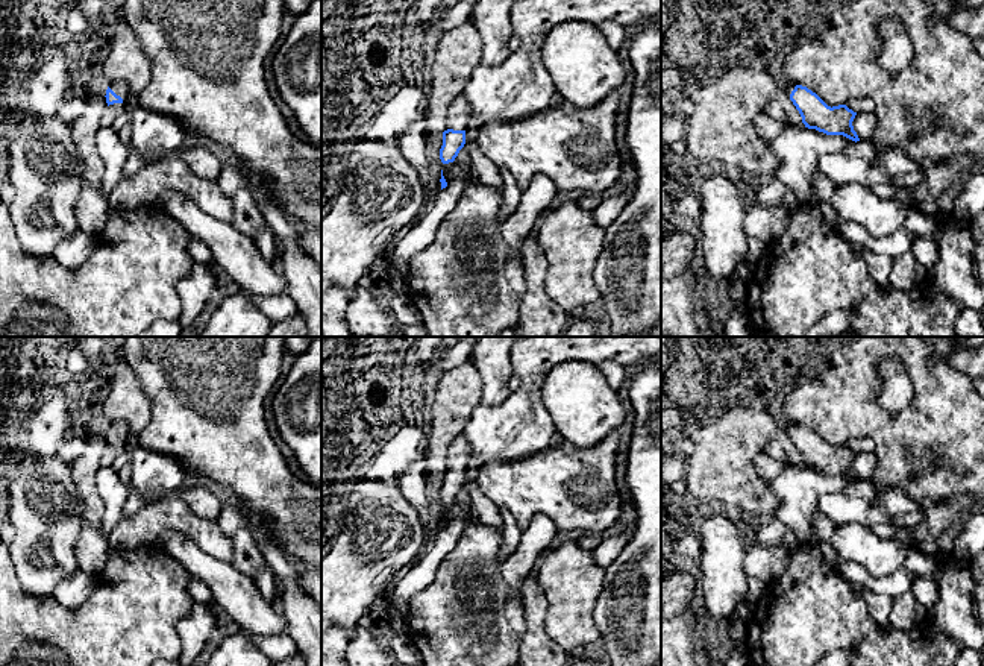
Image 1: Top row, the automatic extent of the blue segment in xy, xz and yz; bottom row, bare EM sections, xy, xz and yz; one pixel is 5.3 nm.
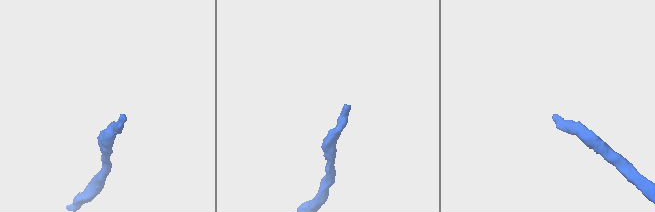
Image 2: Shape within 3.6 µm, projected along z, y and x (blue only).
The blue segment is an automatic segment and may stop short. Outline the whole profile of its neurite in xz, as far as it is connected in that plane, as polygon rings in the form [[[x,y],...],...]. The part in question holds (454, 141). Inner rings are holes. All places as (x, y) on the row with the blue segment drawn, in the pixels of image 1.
[[[461,93],[447,108],[447,129],[443,132],[440,159],[443,164],[453,162],[465,144],[465,130],[472,118],[467,97]]]

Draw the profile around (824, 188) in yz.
[[[820,171],[814,176],[813,193],[817,199],[829,202],[835,190],[837,185]]]

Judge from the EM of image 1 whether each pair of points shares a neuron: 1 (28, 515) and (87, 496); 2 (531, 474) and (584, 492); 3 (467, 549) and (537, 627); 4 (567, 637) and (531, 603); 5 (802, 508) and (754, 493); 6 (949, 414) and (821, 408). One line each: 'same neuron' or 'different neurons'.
1: different neurons
2: same neuron
3: different neurons
4: different neurons
5: different neurons
6: same neuron

